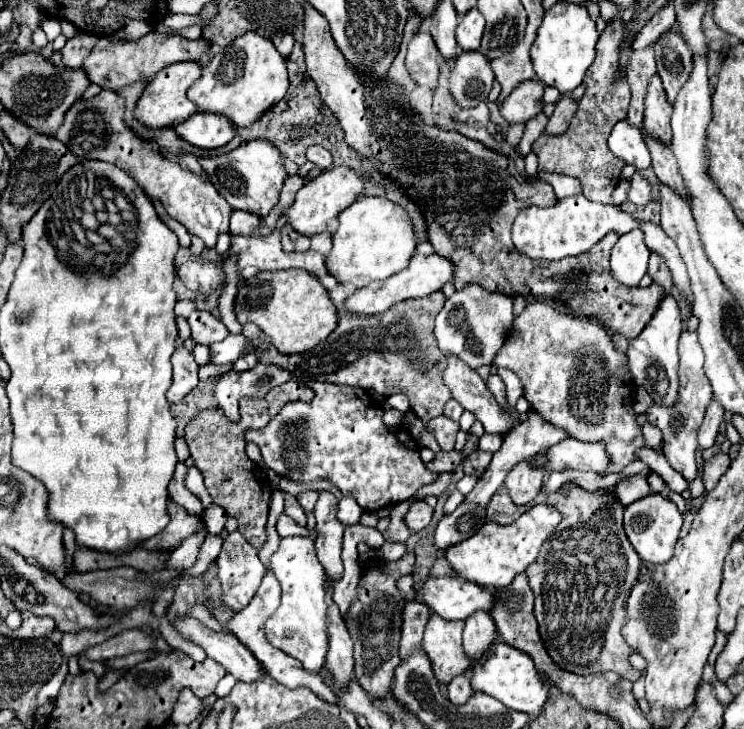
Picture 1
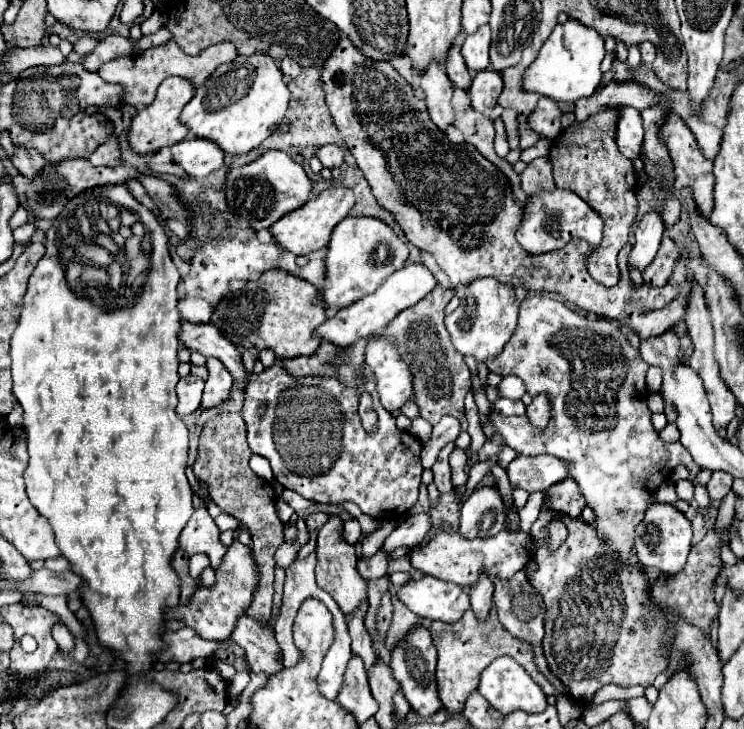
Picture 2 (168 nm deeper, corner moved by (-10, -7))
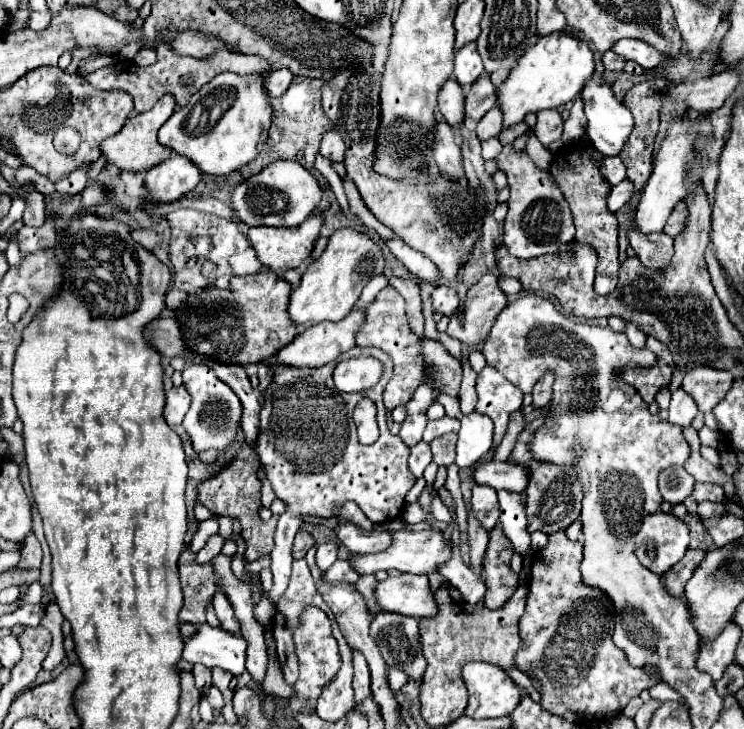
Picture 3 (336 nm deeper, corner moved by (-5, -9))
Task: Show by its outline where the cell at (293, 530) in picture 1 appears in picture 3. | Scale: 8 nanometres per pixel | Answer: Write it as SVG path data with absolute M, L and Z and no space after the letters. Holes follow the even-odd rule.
M269 647L269 669L267 669L267 679L265 679L265 691L279 695L279 697L293 697L295 689L291 685L285 683L279 663L277 663L277 655L275 655L275 647Z

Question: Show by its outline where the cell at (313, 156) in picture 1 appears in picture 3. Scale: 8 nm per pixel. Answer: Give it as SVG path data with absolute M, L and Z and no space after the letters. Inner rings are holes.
M331 129L331 131L327 131L327 133L323 135L319 153L321 153L323 157L335 161L335 163L337 163L337 161L343 161L343 155L345 155L345 143L343 143L343 139L339 137L339 133L337 133L335 129Z

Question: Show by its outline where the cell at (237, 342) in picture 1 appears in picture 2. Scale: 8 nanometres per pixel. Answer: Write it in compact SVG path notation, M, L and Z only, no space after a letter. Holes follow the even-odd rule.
M210 357L206 361L206 367L210 371L210 377L204 387L202 407L214 407L228 397L228 391L232 387L232 375L226 371L224 363L220 363L216 357ZM216 395L222 395L222 397L216 397Z

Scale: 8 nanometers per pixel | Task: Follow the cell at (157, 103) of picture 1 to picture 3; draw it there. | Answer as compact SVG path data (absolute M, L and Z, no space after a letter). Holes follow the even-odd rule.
M165 95L161 97L155 107L147 113L137 113L133 117L129 117L123 125L123 129L111 137L111 139L105 139L101 143L101 155L107 157L107 163L109 165L115 165L119 171L133 171L133 173L141 173L141 171L147 171L159 163L163 163L167 157L171 157L171 149L163 147L159 141L157 141L157 131L161 129L161 125L171 117L171 113L175 111L175 99L171 95Z

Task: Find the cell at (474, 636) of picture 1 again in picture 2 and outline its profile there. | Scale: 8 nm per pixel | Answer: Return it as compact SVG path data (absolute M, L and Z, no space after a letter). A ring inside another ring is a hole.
M482 577L472 589L470 589L470 603L472 611L478 621L486 621L492 609L492 593L494 593L494 583L488 577Z

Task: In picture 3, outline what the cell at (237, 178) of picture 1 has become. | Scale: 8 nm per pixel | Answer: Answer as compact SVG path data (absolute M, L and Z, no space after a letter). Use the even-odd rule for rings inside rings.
M275 161L267 165L261 173L237 185L231 201L237 211L237 217L249 227L295 227L303 223L309 215L313 215L313 211L319 207L321 195L323 191L317 179L303 165L299 165L297 161Z

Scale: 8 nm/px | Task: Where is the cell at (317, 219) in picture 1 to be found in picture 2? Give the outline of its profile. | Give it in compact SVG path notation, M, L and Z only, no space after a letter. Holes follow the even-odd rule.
M330 187L330 189L322 191L320 195L312 197L308 203L304 203L304 207L296 209L296 211L284 215L280 221L276 221L270 227L270 233L276 237L276 241L282 249L292 251L296 255L308 255L312 251L328 247L328 239L330 239L334 227L350 213L354 203L356 203L356 197L350 187Z

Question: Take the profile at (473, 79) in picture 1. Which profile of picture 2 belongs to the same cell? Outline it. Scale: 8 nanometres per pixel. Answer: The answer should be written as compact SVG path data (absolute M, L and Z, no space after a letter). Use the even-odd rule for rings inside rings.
M494 69L478 71L472 77L472 85L468 89L472 109L478 113L492 111L492 107L496 105L496 101L500 97L500 91L502 91L502 77L498 71L494 71Z

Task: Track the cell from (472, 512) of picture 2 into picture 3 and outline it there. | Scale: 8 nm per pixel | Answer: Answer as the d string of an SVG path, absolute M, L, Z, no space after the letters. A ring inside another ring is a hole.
M475 485L473 487L473 497L471 497L471 507L481 521L481 525L491 531L497 521L499 521L499 503L497 503L497 491L487 487L487 485Z

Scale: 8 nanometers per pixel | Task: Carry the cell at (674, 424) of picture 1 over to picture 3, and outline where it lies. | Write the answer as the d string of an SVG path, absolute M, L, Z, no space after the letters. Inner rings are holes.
M701 503L697 507L697 513L701 513L701 517L711 517L711 515L727 515L725 503Z

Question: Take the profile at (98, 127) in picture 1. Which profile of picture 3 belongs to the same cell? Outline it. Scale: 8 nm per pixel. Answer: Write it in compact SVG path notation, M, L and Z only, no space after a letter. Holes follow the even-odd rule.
M83 165L81 169L75 169L63 181L55 183L57 193L63 193L63 195L79 195L85 189L85 185L87 185L87 171L89 171L89 165Z

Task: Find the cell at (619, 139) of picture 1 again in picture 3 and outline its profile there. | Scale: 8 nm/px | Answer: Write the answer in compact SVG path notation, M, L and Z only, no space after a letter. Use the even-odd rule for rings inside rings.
M593 75L587 81L587 85L581 91L581 99L585 103L587 137L591 139L595 149L601 151L603 155L617 155L623 149L629 133L633 131L633 117L631 117L629 109L613 95L611 85L607 85L601 75Z

